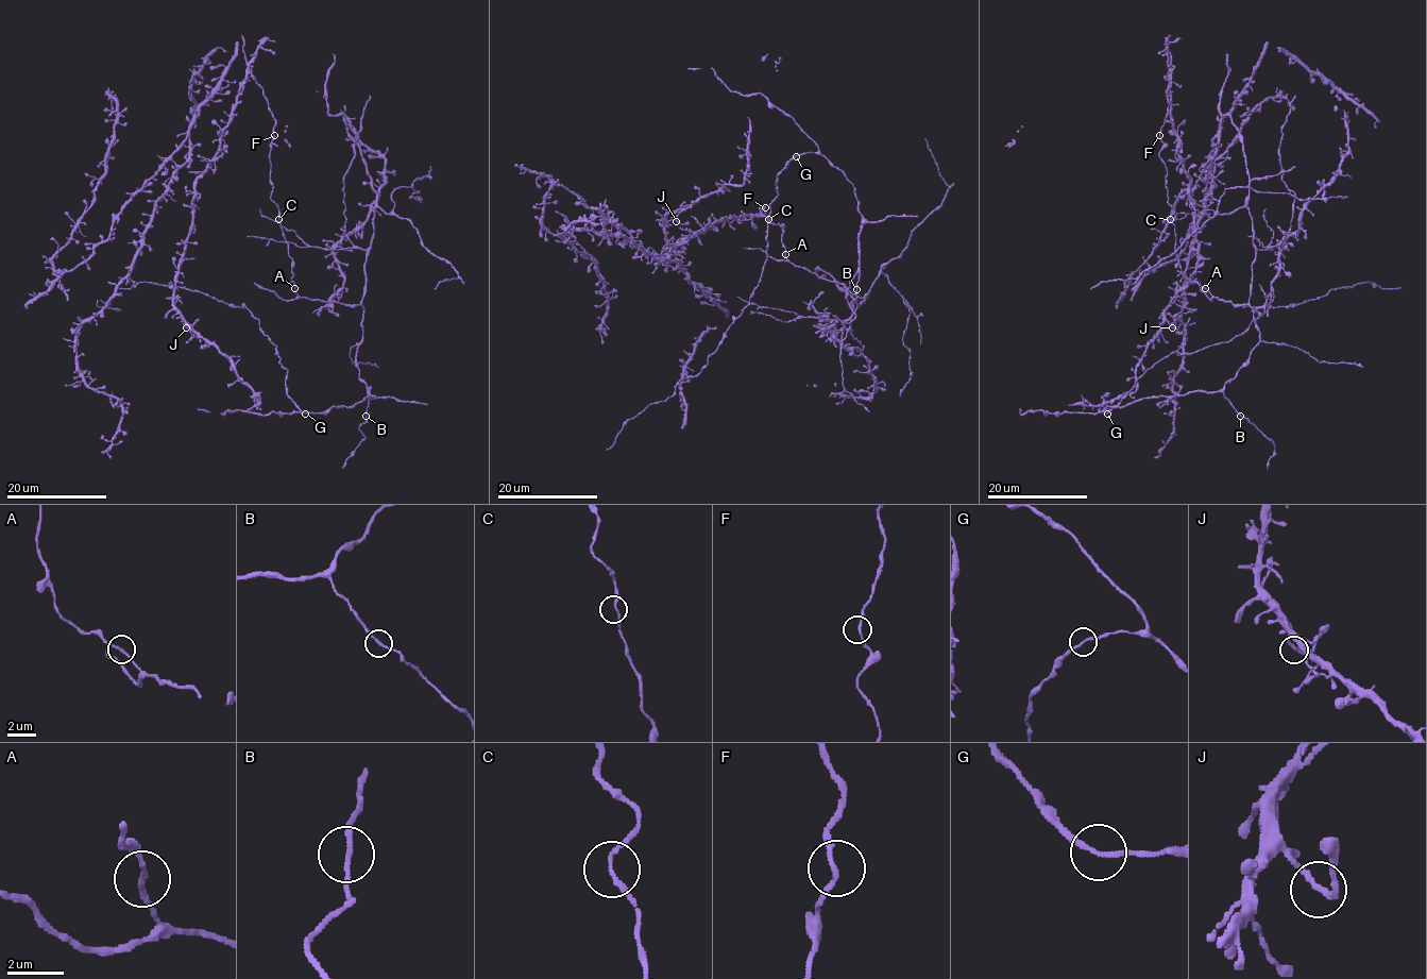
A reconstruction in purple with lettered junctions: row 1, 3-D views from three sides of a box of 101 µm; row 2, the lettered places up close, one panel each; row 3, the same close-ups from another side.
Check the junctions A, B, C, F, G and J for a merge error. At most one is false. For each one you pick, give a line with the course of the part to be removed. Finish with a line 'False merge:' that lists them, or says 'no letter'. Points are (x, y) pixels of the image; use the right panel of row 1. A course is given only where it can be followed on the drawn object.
False merge: no letter

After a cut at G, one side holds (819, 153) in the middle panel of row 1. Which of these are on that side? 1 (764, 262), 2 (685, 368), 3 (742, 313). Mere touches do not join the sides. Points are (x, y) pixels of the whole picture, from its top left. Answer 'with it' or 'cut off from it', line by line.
1: cut off from it
2: with it
3: cut off from it

